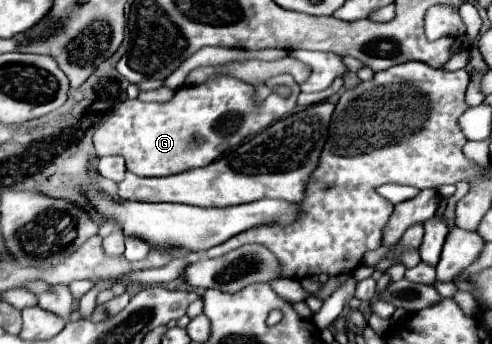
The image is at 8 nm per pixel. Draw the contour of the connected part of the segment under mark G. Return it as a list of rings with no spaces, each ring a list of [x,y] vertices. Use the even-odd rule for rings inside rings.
[[[221,74],[215,78],[209,78],[197,86],[181,86],[169,102],[141,102],[141,100],[125,100],[101,116],[100,126],[93,136],[93,144],[99,156],[117,154],[123,156],[127,162],[127,170],[131,170],[137,176],[171,176],[189,168],[207,166],[213,160],[217,160],[225,150],[231,146],[237,146],[241,140],[245,140],[251,134],[259,134],[269,124],[275,124],[277,120],[289,116],[295,112],[297,96],[299,96],[299,84],[293,80],[291,74],[279,74],[265,82],[267,86],[287,86],[291,94],[287,98],[279,94],[271,94],[263,102],[263,112],[257,112],[253,106],[253,92],[255,88],[243,80],[237,80],[233,76]],[[195,136],[201,140],[195,142]]]

